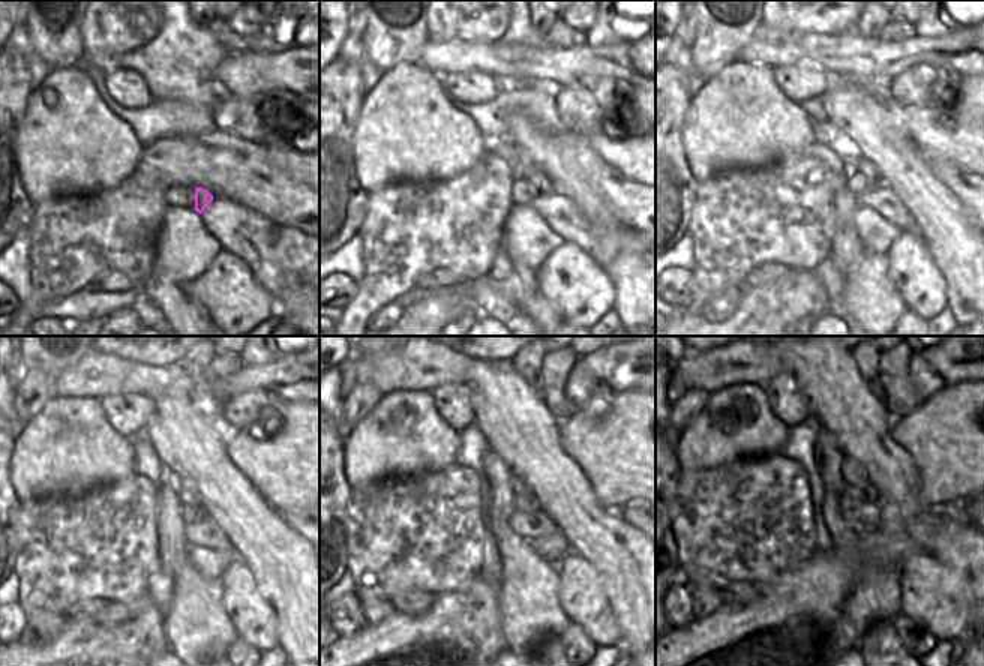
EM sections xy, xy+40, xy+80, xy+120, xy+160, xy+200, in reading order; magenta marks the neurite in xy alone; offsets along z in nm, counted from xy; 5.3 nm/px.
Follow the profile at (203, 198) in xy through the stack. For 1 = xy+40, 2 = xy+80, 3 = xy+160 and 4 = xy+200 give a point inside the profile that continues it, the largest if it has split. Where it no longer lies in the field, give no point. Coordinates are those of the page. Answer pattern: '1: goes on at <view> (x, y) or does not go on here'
1: goes on at xy+40 (540, 185)
2: goes on at xy+80 (860, 164)
3: goes on at xy+160 (518, 485)
4: goes on at xy+200 (854, 474)

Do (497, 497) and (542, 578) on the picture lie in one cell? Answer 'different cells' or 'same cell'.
same cell

